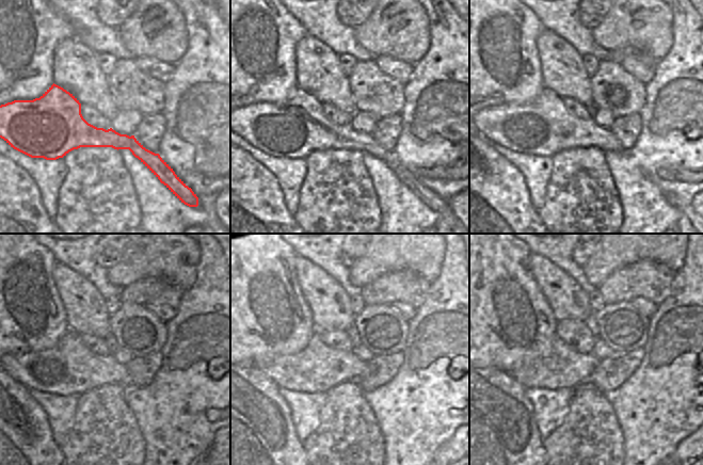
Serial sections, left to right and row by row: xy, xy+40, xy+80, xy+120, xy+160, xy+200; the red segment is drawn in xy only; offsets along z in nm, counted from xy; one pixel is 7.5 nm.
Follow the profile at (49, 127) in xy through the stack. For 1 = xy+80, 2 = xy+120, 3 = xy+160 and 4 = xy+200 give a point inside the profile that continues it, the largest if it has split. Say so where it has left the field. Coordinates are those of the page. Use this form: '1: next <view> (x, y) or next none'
1: next xy+80 (543, 127)
2: next xy+120 (69, 368)
3: next xy+160 (318, 368)
4: next xy+200 (563, 367)

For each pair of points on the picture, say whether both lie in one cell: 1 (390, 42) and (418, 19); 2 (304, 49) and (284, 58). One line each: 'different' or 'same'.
1: same
2: different

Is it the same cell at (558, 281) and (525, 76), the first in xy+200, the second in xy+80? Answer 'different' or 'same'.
different

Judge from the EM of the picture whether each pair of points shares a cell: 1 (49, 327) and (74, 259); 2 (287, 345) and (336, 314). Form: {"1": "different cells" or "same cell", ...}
{"1": "different cells", "2": "different cells"}

